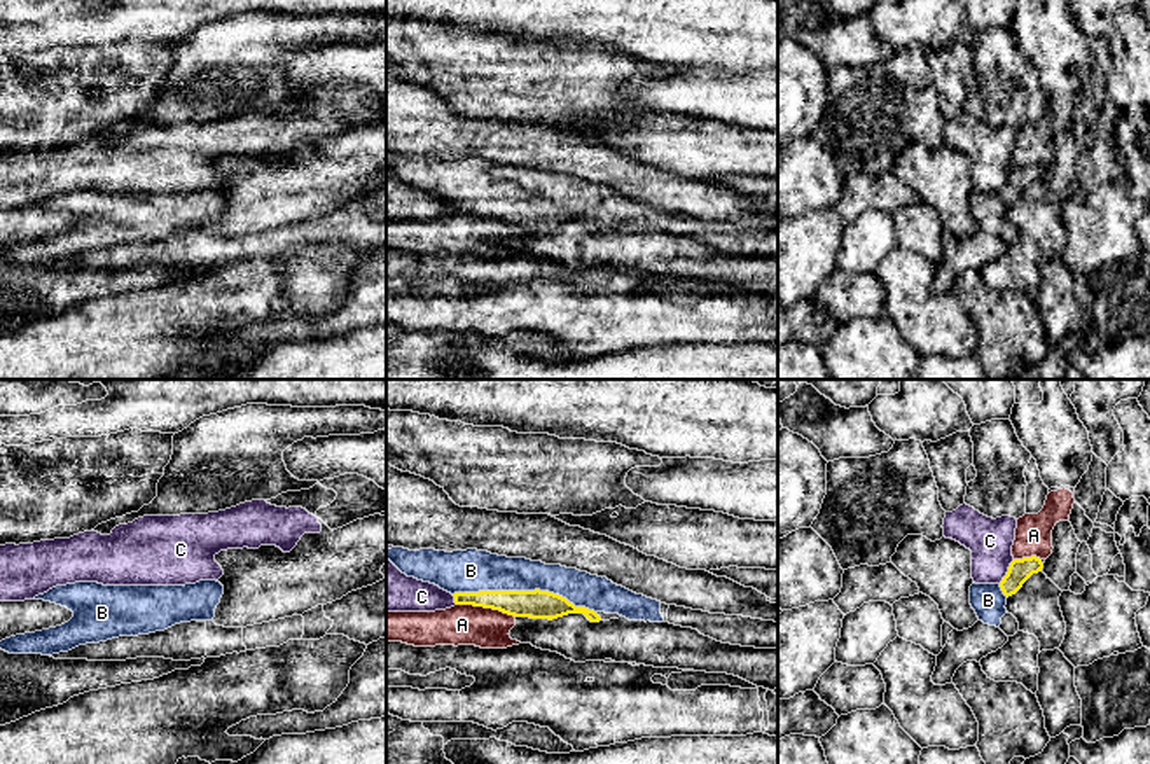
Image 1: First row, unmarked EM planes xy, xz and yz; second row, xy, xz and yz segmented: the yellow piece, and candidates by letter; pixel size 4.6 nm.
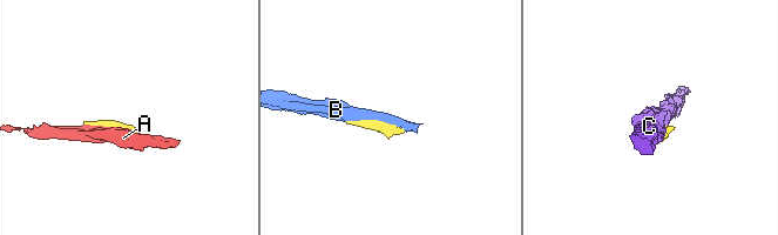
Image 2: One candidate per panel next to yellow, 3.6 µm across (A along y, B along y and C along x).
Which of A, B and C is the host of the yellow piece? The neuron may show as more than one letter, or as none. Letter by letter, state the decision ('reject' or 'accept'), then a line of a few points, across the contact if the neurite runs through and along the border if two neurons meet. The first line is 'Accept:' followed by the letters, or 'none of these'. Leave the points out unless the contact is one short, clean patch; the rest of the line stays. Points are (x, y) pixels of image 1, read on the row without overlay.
Accept: B
A: reject
B: accept
C: reject

